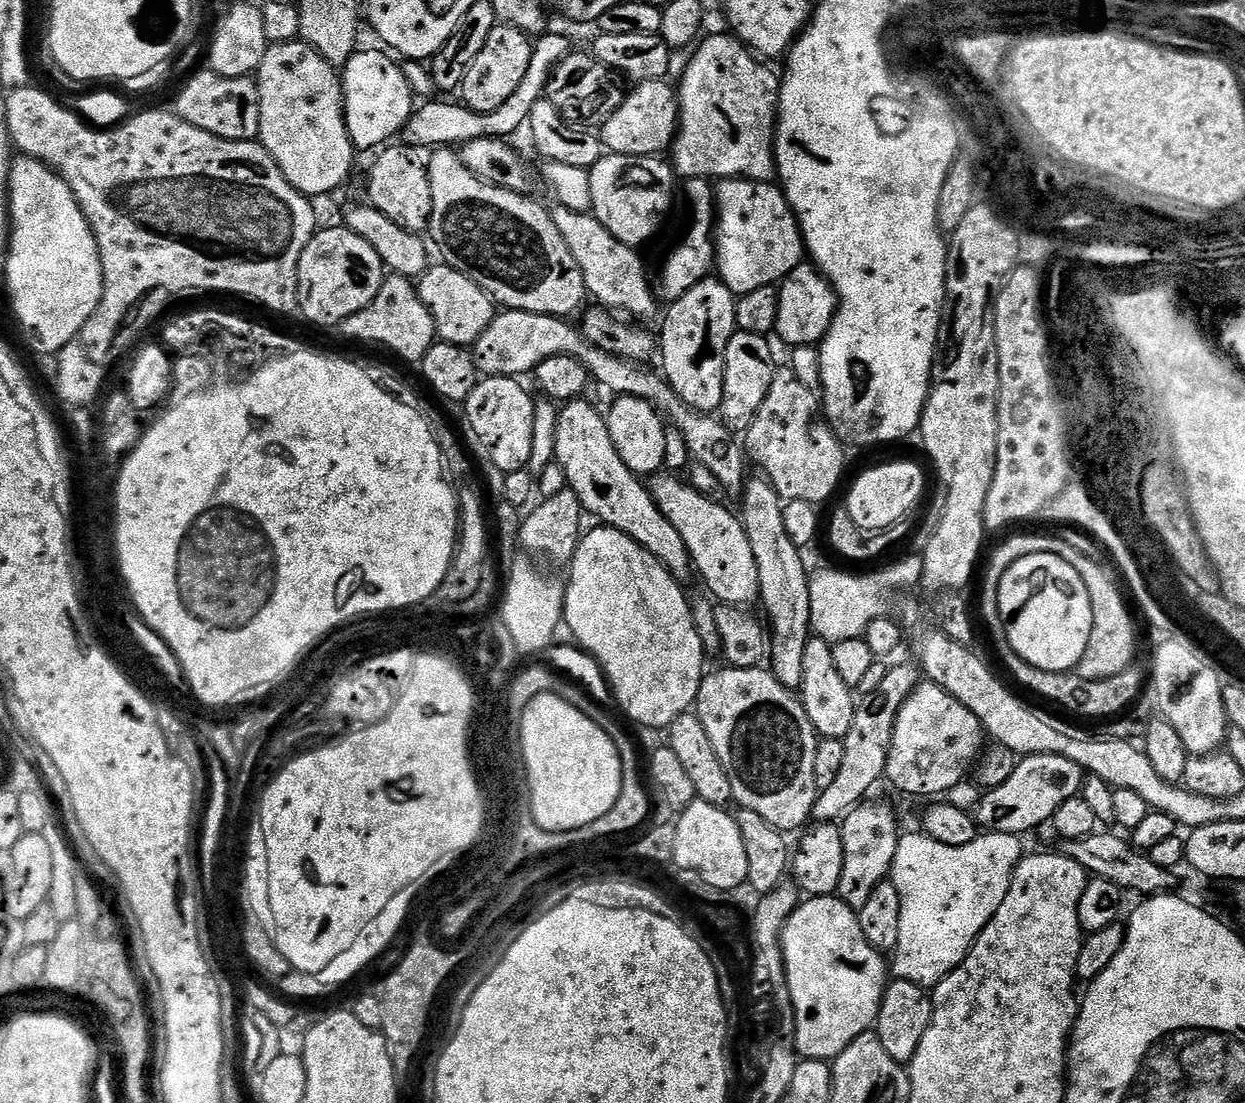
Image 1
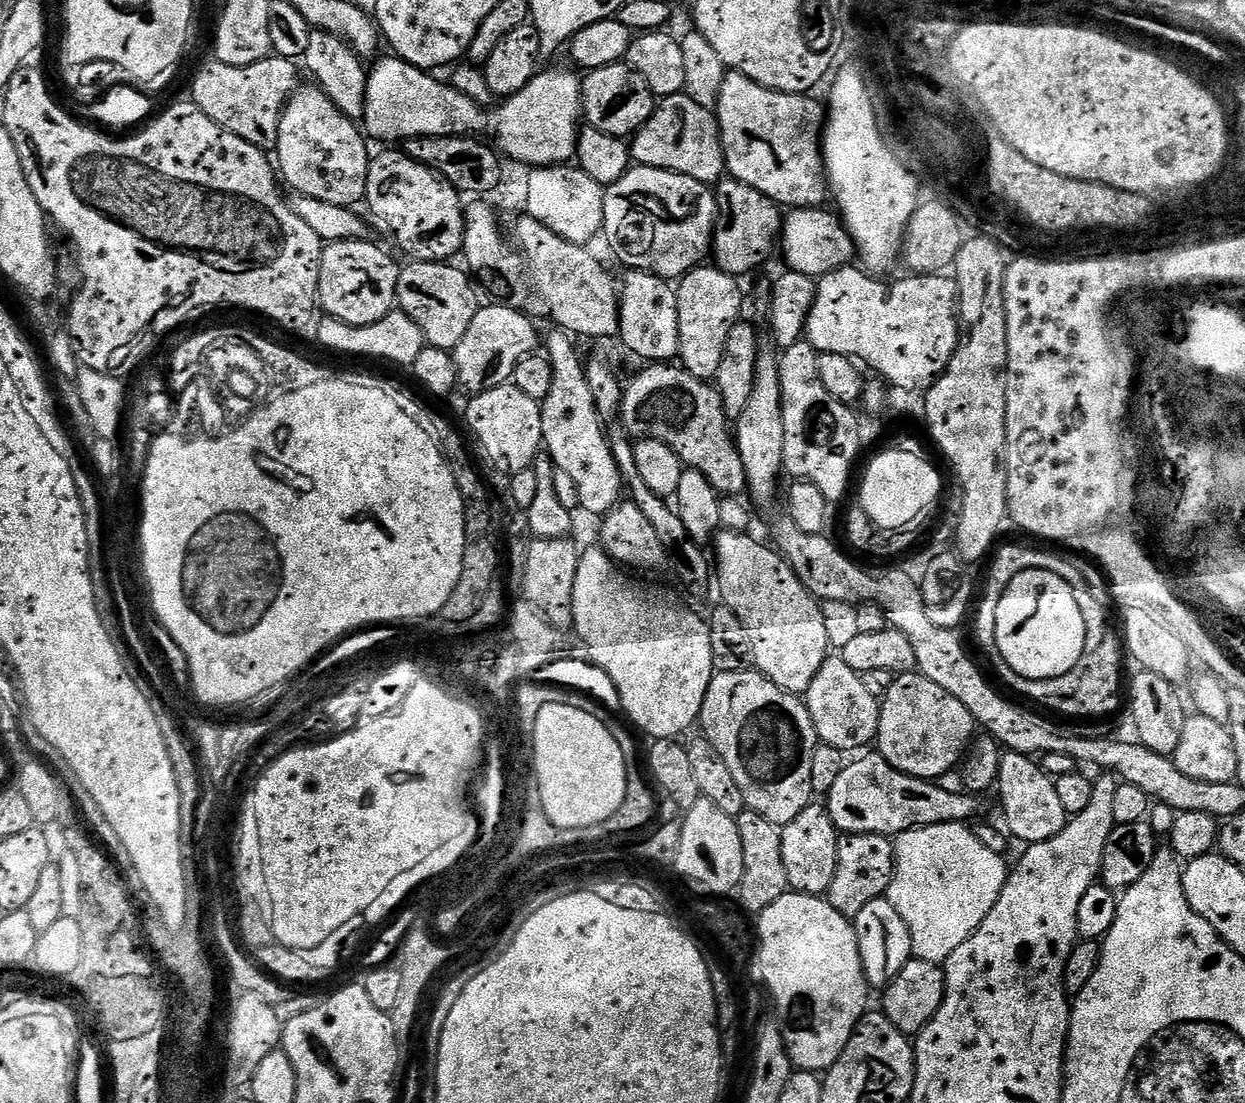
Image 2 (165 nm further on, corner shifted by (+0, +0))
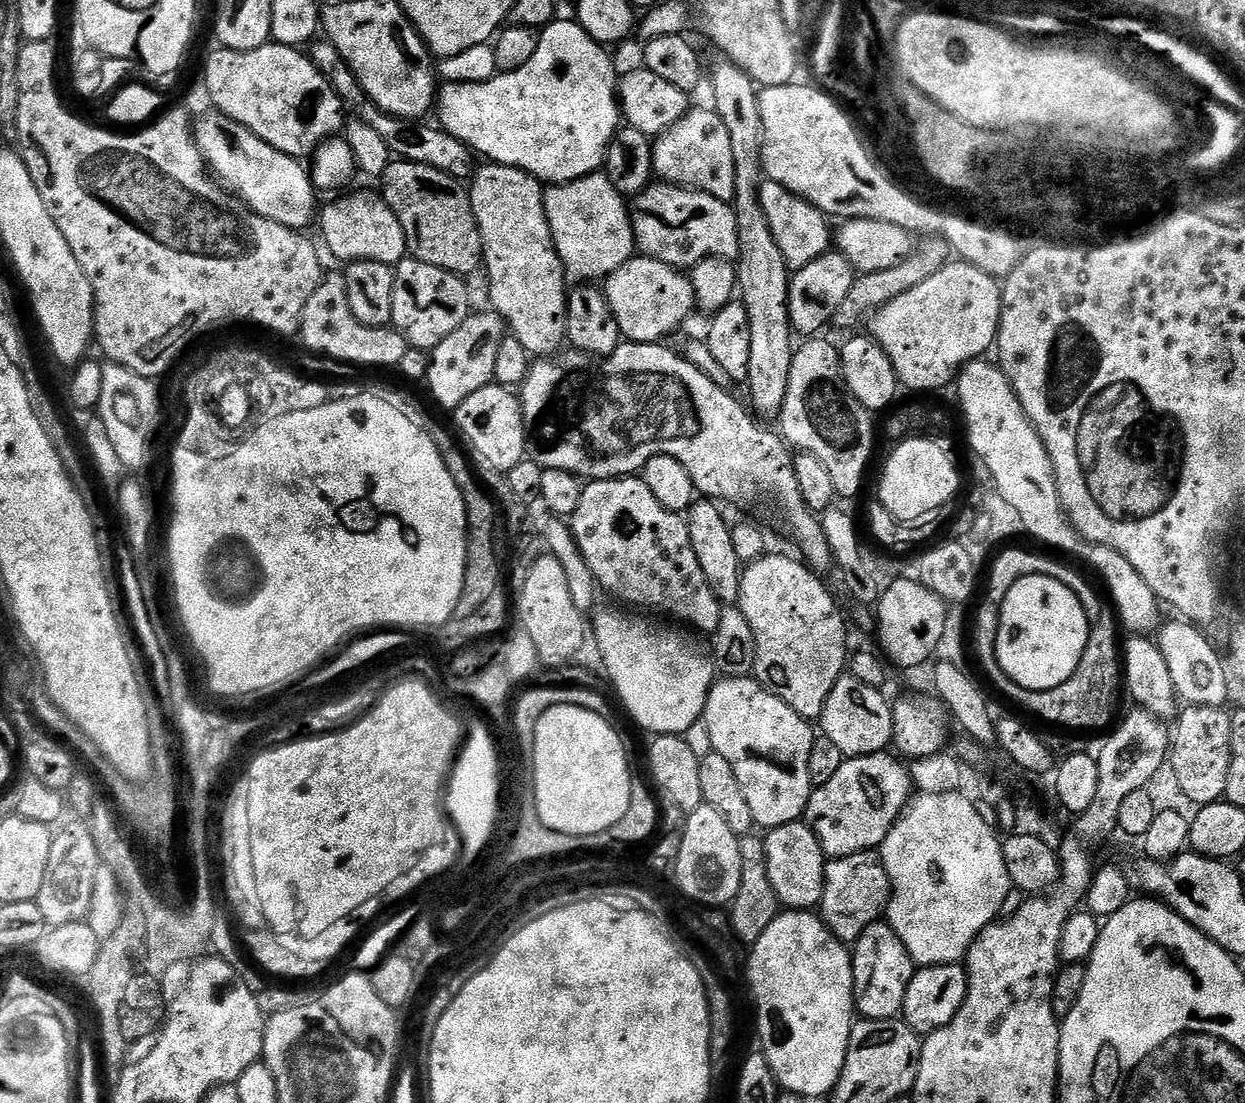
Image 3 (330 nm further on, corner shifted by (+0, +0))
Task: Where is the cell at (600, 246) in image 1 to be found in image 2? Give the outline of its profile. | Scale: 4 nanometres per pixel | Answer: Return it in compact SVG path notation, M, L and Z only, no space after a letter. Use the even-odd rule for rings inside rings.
M629 269L621 277L618 338L646 362L670 362L680 351L678 342L678 308L675 287L649 272Z

